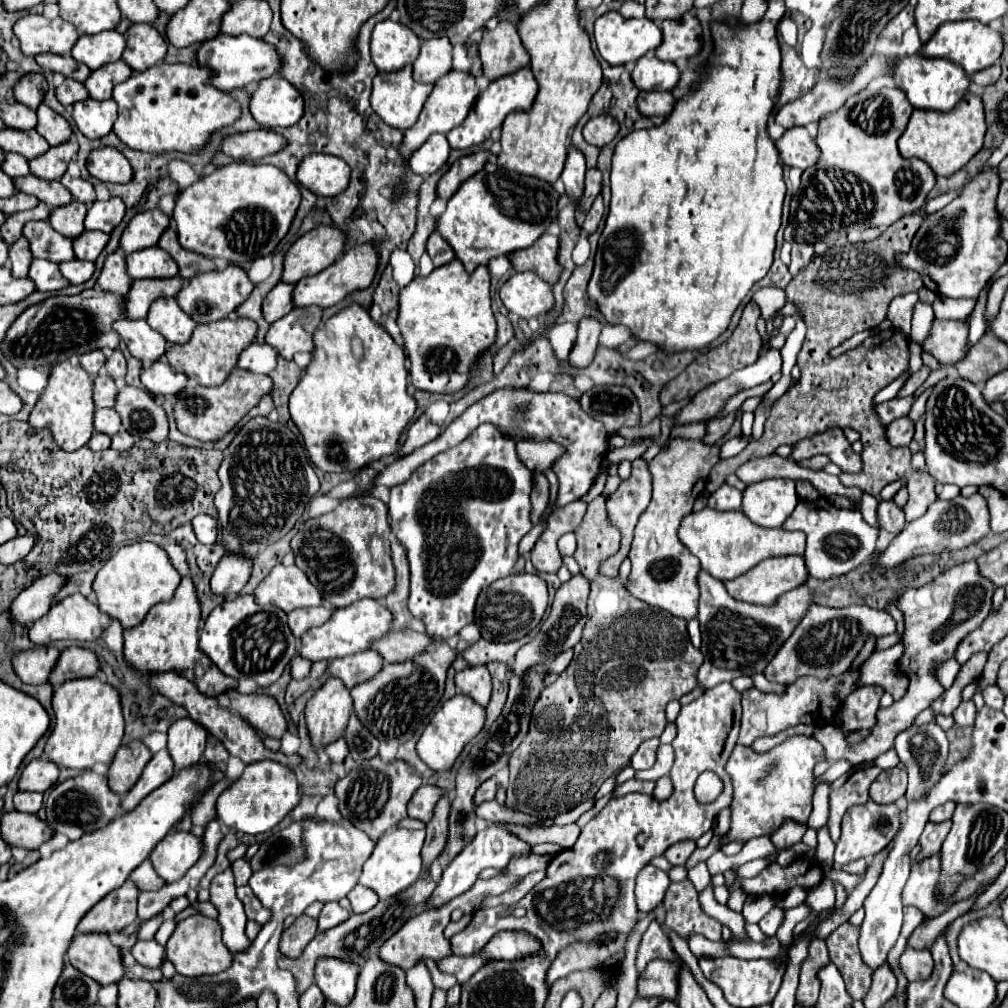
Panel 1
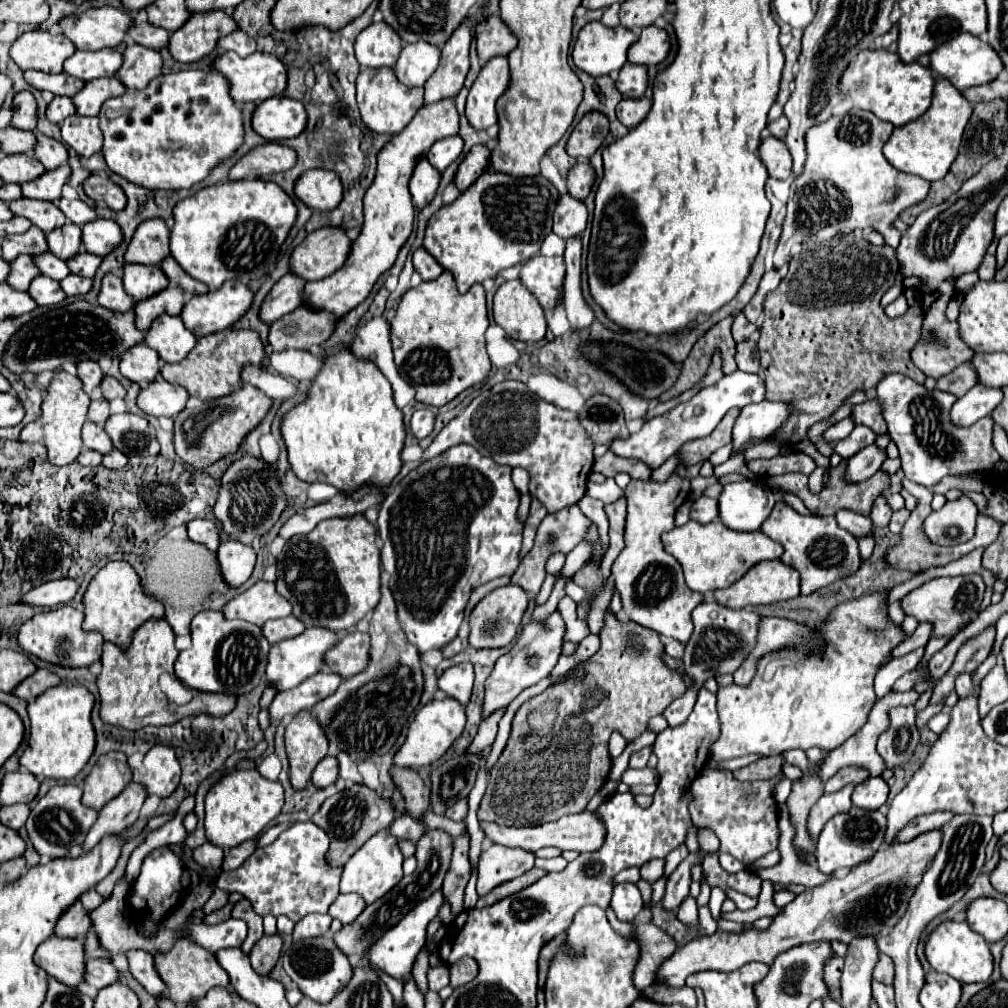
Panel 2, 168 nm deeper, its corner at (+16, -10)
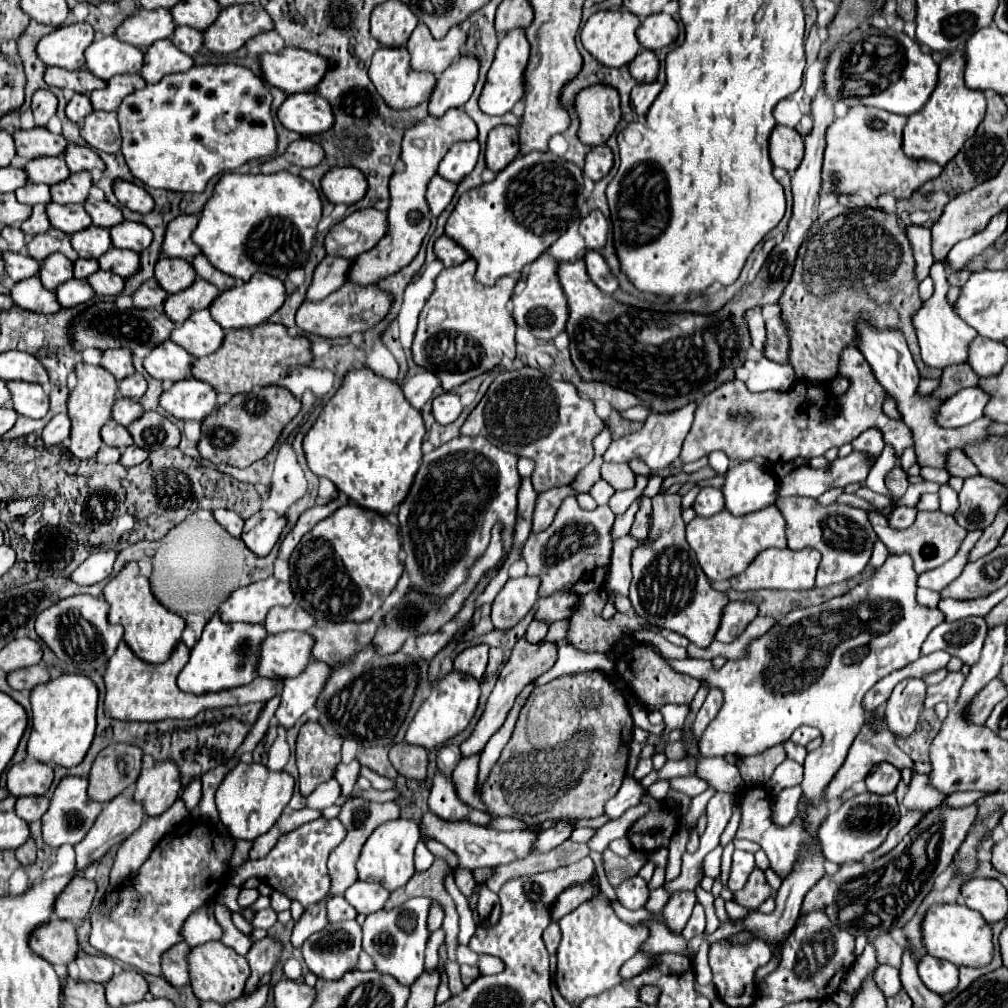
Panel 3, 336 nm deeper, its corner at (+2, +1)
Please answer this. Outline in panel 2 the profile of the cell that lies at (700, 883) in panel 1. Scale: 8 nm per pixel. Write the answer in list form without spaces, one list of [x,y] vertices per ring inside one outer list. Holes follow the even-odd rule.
[[[692,897],[684,899],[682,907],[676,911],[676,917],[680,919],[680,923],[684,923],[688,929],[696,927],[698,925],[698,905]]]

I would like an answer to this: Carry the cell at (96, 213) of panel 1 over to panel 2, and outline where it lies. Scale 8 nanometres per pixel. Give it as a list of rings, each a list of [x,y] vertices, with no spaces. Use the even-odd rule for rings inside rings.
[[[96,219],[96,223],[88,223],[88,227],[82,227],[82,235],[86,251],[98,257],[106,257],[124,241],[120,225],[112,223],[112,219]]]

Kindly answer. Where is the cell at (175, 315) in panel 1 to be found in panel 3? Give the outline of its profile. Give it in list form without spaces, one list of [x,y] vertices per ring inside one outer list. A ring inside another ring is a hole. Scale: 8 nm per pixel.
[[[198,310],[190,316],[190,320],[182,322],[170,334],[170,340],[182,346],[190,356],[200,358],[212,354],[224,338],[224,330],[212,320],[208,310]]]

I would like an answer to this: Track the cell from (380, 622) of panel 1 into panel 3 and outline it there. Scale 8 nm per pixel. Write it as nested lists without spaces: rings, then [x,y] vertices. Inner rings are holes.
[[[280,632],[268,636],[262,644],[262,656],[258,666],[258,676],[272,680],[286,680],[300,676],[310,664],[310,648],[314,646],[314,636],[310,632]]]

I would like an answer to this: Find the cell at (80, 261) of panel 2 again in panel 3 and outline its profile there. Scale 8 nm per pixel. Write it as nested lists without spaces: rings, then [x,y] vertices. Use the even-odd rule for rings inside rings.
[[[110,248],[110,252],[106,252],[106,256],[98,258],[98,264],[102,270],[116,272],[118,276],[126,278],[126,276],[134,274],[138,268],[138,252]]]

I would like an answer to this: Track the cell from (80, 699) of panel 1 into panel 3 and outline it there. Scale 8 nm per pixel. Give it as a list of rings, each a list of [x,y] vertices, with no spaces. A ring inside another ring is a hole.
[[[62,674],[46,684],[40,684],[30,694],[32,702],[32,732],[28,740],[28,756],[44,764],[64,768],[78,766],[96,734],[98,688],[82,674]]]

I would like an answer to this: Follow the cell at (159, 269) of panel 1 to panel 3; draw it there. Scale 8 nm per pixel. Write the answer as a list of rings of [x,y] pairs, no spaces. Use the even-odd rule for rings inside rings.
[[[162,256],[158,260],[154,272],[156,272],[158,284],[168,294],[176,294],[176,292],[188,288],[194,282],[194,278],[196,278],[196,272],[194,272],[192,264],[188,260],[180,260],[180,258]]]

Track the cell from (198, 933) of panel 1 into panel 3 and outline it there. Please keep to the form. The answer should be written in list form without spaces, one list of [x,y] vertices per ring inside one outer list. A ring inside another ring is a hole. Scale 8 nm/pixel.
[[[206,942],[190,948],[190,986],[198,1000],[214,1000],[226,1004],[244,994],[244,984],[250,976],[250,968],[244,956],[236,954],[222,942]]]

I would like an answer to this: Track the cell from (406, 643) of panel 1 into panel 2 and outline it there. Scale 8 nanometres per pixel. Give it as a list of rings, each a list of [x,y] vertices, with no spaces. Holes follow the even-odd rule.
[[[352,631],[352,633],[344,633],[338,639],[338,643],[326,651],[324,661],[334,673],[346,679],[358,675],[360,671],[364,671],[364,667],[368,667],[368,659],[370,659],[368,651],[370,651],[368,633]]]

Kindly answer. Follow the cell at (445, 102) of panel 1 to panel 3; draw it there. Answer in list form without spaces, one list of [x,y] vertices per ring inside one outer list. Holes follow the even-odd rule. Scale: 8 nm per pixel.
[[[450,108],[442,120],[436,116],[426,116],[426,120],[420,120],[414,124],[414,128],[408,128],[402,138],[402,152],[400,160],[404,162],[404,172],[394,172],[390,178],[388,190],[390,190],[390,206],[388,206],[388,232],[386,236],[368,252],[360,254],[352,264],[348,272],[348,282],[354,282],[358,286],[370,286],[378,284],[382,278],[396,274],[404,266],[412,262],[412,258],[418,254],[420,244],[430,228],[430,210],[426,202],[426,184],[436,174],[440,160],[448,152],[448,148],[458,140],[474,140],[478,136],[474,120],[462,110],[462,108]]]

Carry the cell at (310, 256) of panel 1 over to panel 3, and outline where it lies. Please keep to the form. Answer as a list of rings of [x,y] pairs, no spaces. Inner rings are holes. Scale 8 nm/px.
[[[374,208],[356,210],[338,224],[334,224],[324,238],[326,254],[354,260],[366,250],[372,250],[376,242],[386,234],[386,212]]]

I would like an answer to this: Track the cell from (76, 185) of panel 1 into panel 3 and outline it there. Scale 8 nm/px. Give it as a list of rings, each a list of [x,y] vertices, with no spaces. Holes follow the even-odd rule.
[[[88,198],[86,204],[84,204],[84,208],[86,208],[86,212],[90,214],[92,224],[96,224],[96,226],[100,226],[100,228],[110,228],[110,226],[120,224],[120,222],[124,220],[120,208],[116,208],[116,206],[110,204],[108,200],[98,202],[98,200]]]

